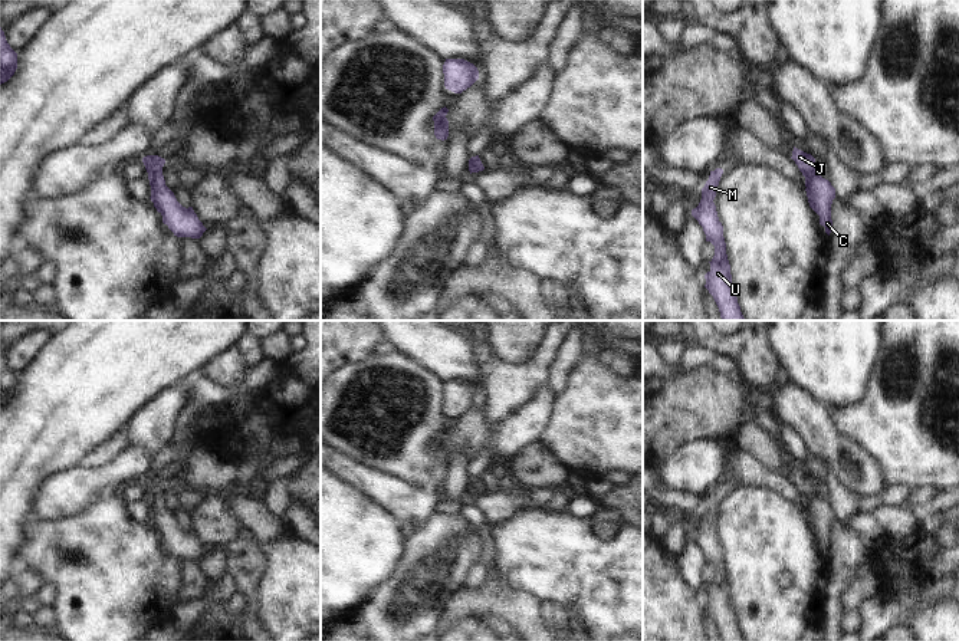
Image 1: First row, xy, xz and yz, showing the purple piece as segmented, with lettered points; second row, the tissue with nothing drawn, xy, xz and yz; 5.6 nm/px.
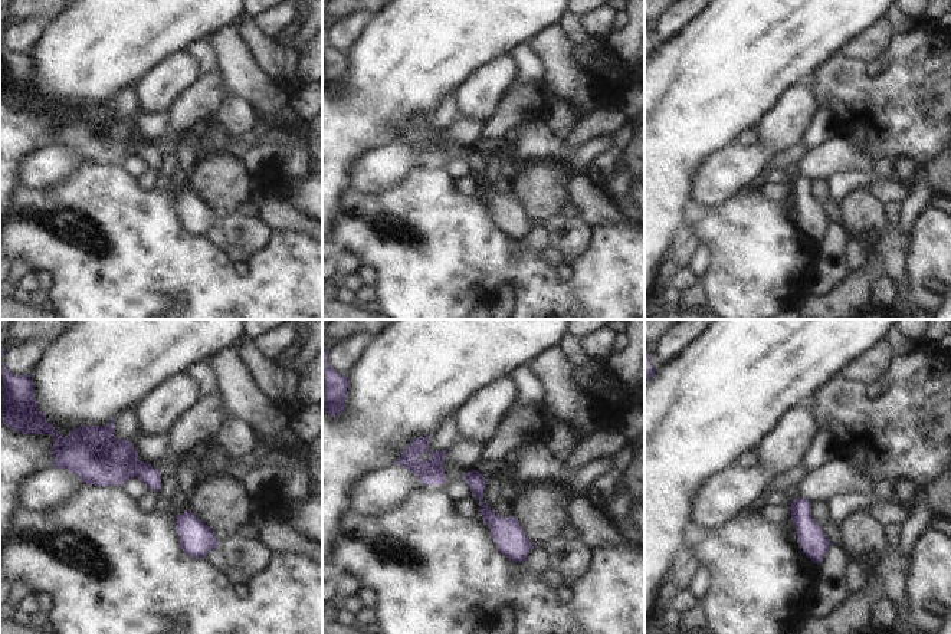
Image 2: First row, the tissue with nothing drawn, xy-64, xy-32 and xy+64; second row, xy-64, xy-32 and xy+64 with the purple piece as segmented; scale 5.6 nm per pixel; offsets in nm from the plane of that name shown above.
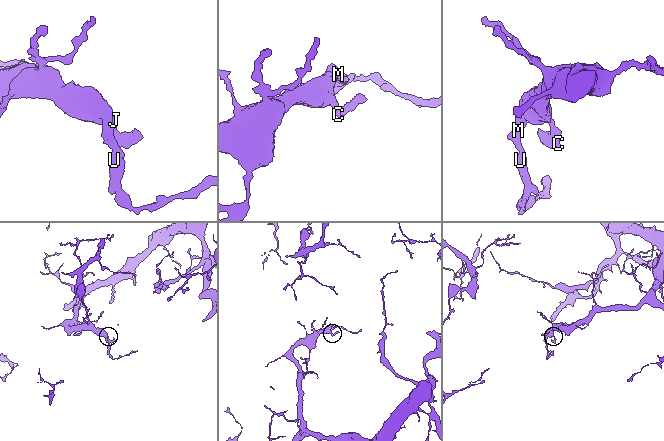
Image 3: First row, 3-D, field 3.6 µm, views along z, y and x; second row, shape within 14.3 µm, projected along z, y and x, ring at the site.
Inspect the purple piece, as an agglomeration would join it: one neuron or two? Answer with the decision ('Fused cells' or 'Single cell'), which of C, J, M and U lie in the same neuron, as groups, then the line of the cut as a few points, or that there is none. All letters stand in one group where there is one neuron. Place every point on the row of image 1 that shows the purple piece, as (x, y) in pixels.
Single cell. Groups: C J M U. No split

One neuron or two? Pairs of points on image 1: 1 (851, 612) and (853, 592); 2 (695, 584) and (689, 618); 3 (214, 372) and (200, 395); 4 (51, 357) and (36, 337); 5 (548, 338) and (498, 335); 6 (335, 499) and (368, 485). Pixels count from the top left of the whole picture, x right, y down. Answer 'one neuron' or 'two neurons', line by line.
1: one neuron
2: two neurons
3: two neurons
4: two neurons
5: two neurons
6: two neurons

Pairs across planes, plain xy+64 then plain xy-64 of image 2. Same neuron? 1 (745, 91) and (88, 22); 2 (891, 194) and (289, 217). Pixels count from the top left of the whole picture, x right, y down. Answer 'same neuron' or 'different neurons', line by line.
1: same neuron
2: same neuron

